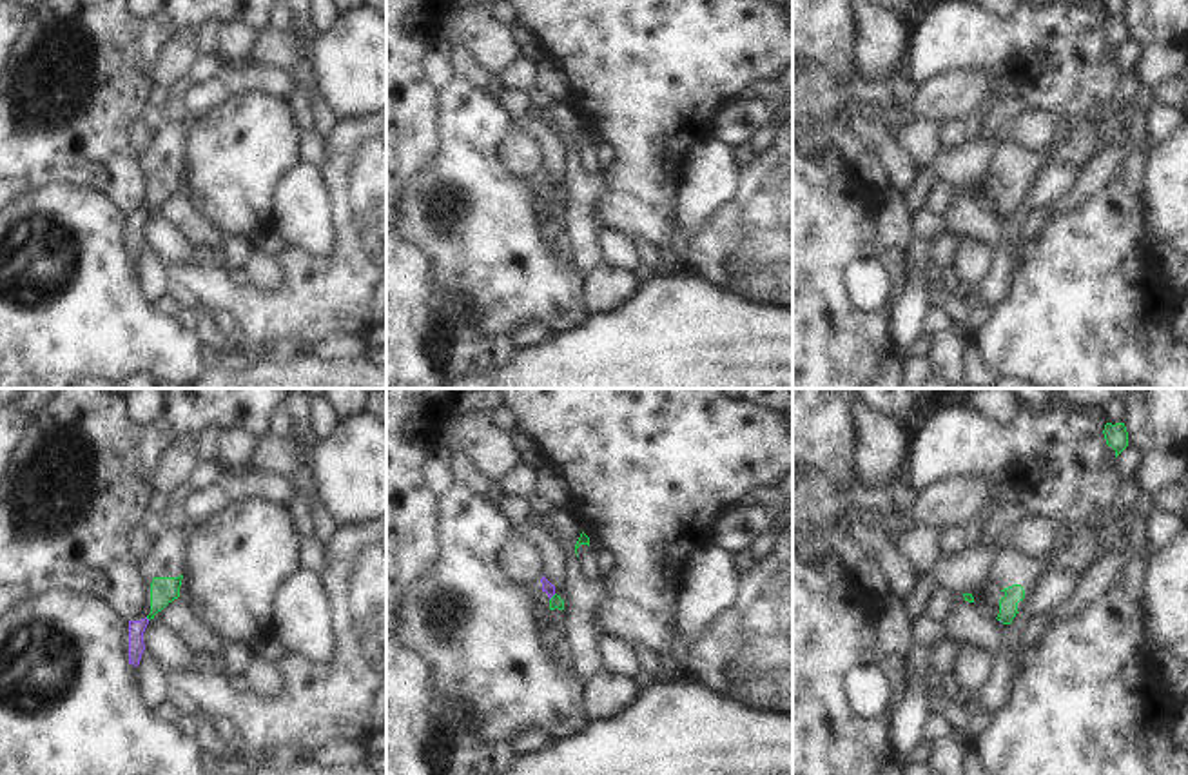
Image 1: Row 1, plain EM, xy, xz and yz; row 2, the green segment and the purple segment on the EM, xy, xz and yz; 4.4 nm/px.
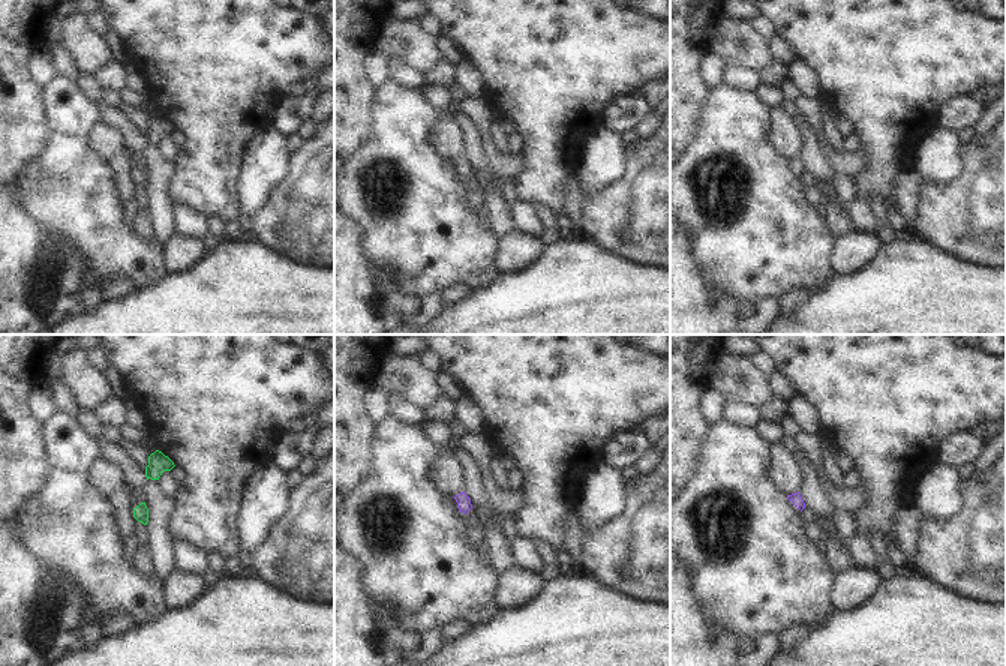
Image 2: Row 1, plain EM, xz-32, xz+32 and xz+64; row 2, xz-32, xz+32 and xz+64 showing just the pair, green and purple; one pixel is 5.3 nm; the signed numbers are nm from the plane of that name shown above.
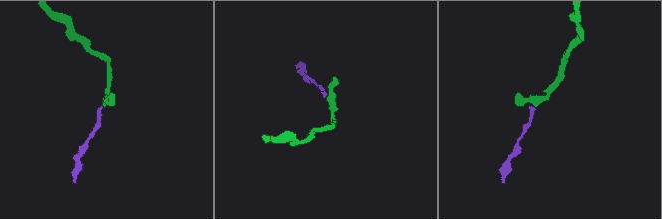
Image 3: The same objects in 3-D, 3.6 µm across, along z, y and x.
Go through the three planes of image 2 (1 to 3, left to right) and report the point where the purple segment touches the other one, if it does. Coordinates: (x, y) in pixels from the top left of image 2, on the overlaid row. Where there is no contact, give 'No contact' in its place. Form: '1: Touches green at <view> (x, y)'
1: No contact
2: No contact
3: No contact.

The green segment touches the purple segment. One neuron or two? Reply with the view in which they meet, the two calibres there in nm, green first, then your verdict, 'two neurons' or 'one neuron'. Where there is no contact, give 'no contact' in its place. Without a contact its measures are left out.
contact in xz; calibres 60 and 50 nm; one neuron

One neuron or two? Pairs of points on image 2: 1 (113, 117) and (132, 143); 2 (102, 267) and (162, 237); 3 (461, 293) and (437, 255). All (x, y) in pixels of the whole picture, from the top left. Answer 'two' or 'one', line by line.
1: one
2: two
3: two

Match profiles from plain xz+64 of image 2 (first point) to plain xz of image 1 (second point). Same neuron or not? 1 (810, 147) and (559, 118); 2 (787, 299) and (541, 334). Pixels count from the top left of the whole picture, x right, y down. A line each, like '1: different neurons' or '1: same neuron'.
1: different neurons
2: same neuron

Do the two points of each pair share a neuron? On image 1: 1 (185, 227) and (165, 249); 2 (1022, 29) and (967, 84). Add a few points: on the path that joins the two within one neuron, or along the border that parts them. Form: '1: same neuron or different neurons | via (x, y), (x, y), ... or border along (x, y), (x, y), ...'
1: different neurons | border along (155, 211), (194, 245)
2: different neurons | border along (985, 69), (951, 69), (938, 77)

